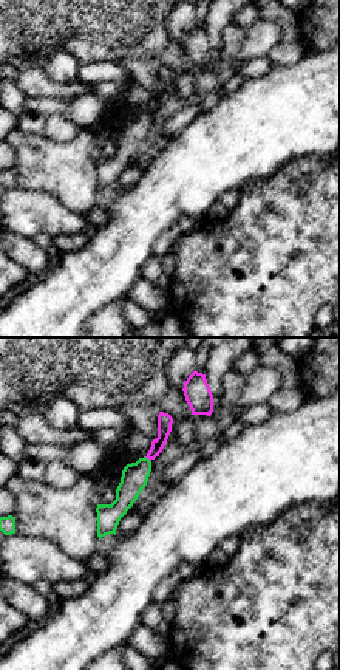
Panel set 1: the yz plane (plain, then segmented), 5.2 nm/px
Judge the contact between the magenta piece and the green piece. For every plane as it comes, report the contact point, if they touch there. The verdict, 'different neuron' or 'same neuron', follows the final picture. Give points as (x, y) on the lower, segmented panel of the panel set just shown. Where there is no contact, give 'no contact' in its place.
contact (147, 457)

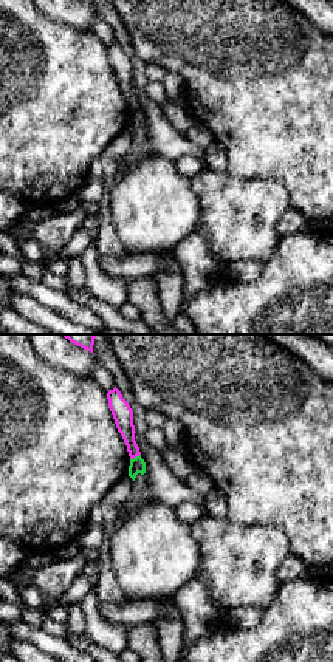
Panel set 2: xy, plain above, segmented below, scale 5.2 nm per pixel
contact (135, 457)

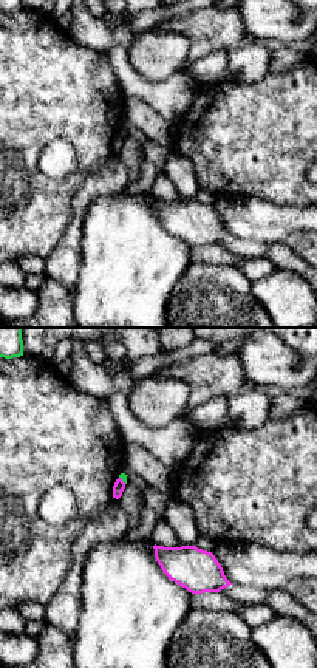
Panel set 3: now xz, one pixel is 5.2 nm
contact (121, 480)

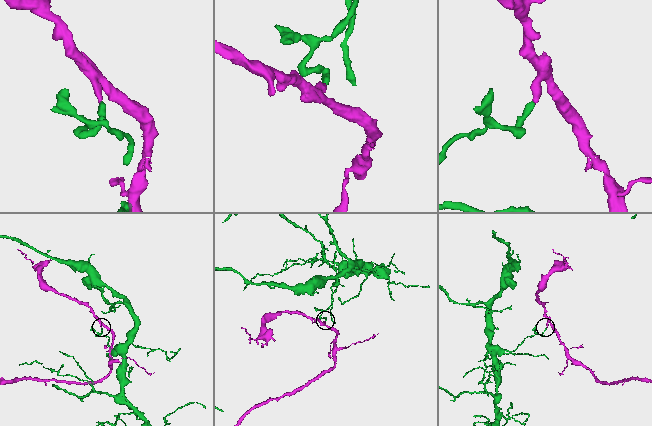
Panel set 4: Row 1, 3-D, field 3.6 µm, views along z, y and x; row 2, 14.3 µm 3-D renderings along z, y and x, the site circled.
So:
different neuron

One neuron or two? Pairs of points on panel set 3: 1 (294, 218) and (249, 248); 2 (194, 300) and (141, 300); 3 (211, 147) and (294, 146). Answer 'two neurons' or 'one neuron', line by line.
1: two neurons
2: two neurons
3: one neuron

